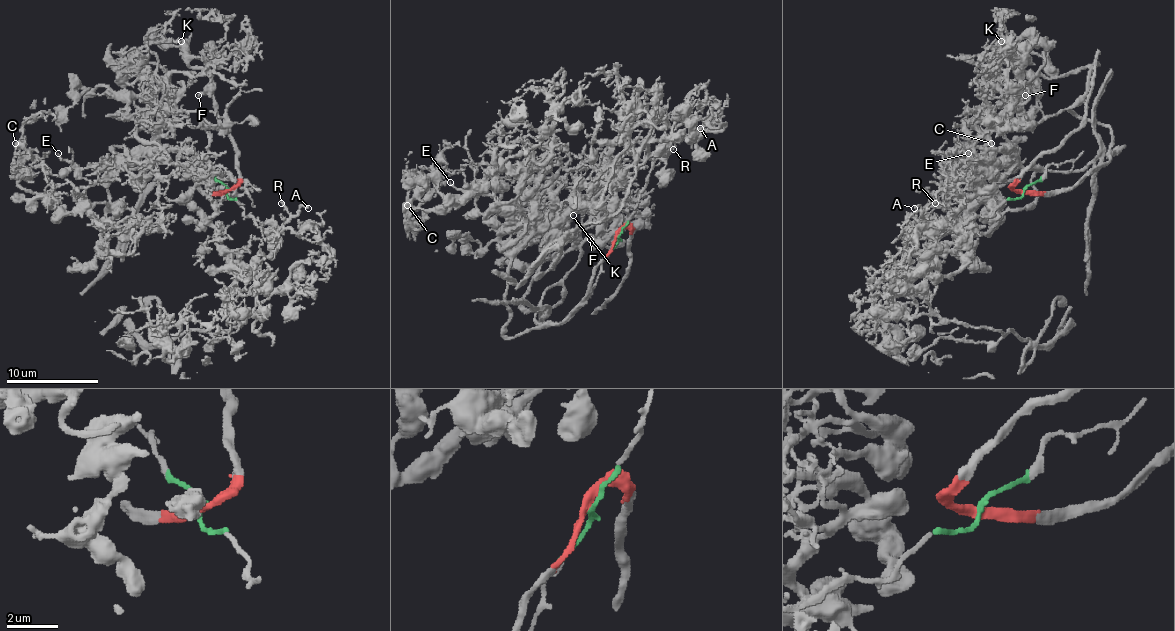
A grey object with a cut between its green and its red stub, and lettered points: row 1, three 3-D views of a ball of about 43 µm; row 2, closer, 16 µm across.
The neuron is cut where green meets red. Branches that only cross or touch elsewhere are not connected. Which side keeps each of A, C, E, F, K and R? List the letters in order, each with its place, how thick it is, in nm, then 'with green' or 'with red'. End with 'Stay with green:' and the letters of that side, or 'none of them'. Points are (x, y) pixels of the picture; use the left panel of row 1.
A: (308, 208) | 150 nm | with green
C: (15, 143) | 280 nm | with red
E: (58, 153) | 120 nm | with red
F: (198, 95) | 180 nm | with red
K: (181, 41) | 180 nm | with red
R: (281, 203) | 120 nm | with green
Stay with green: A, R

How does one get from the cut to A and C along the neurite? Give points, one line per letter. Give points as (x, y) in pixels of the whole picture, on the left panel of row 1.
A: (225, 191), (246, 216), (260, 226), (271, 223), (281, 228), (299, 209), (309, 207)
C: (225, 191), (116, 147), (114, 170), (142, 161), (107, 159), (95, 182), (54, 186), (14, 142)

